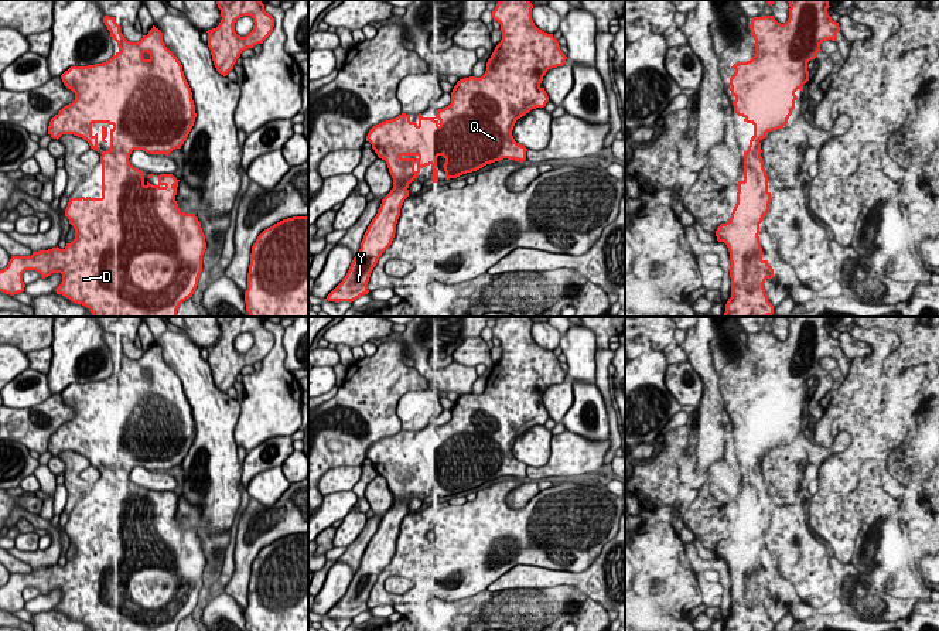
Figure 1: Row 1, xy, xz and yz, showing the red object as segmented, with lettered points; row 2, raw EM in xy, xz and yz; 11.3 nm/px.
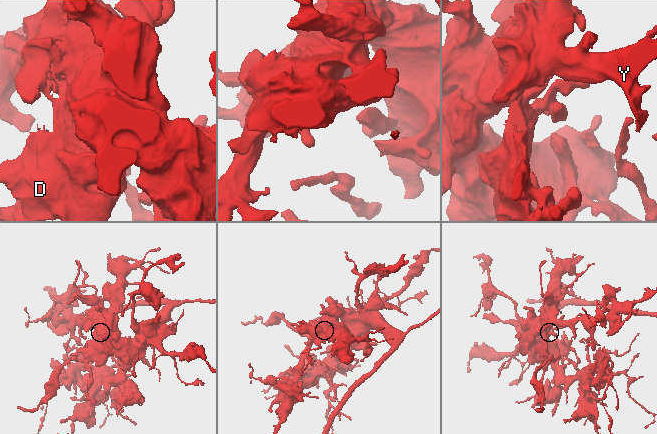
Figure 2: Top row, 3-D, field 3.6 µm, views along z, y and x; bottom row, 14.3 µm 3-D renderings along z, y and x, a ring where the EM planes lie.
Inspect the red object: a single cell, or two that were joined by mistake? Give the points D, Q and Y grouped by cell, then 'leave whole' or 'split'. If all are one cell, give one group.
D Q Y | leave whole

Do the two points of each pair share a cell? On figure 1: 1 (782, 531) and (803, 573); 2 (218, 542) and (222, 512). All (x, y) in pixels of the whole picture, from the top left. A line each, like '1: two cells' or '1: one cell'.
1: one cell
2: two cells

